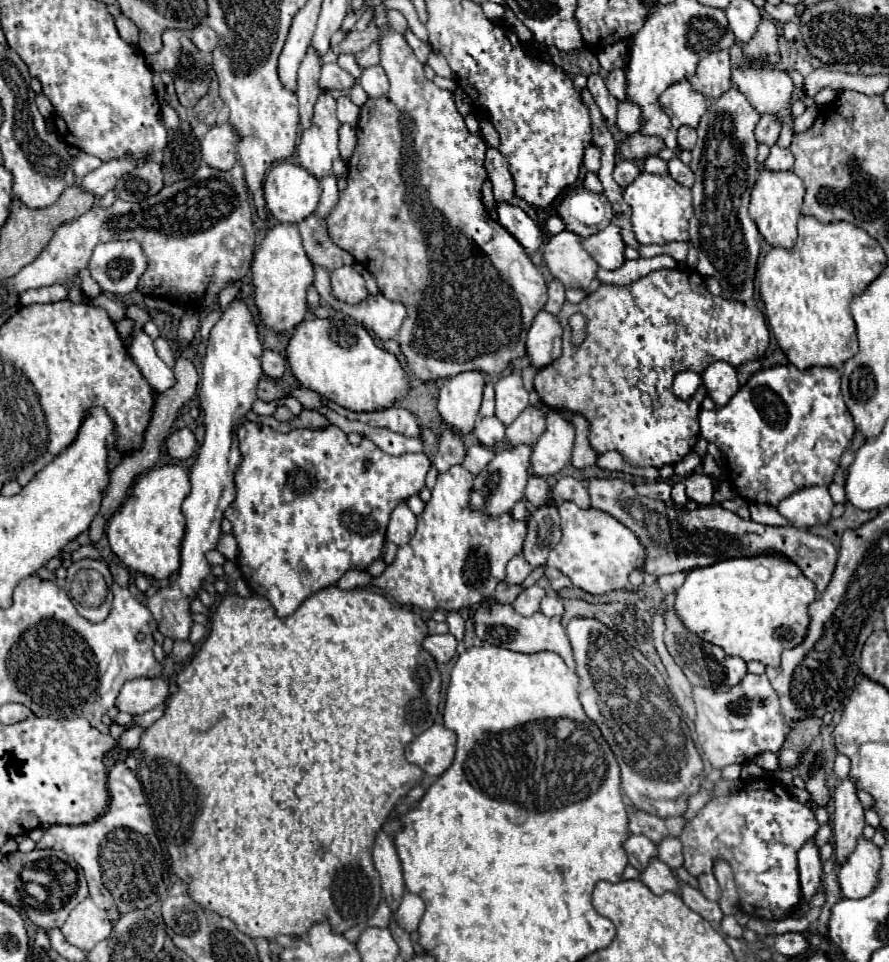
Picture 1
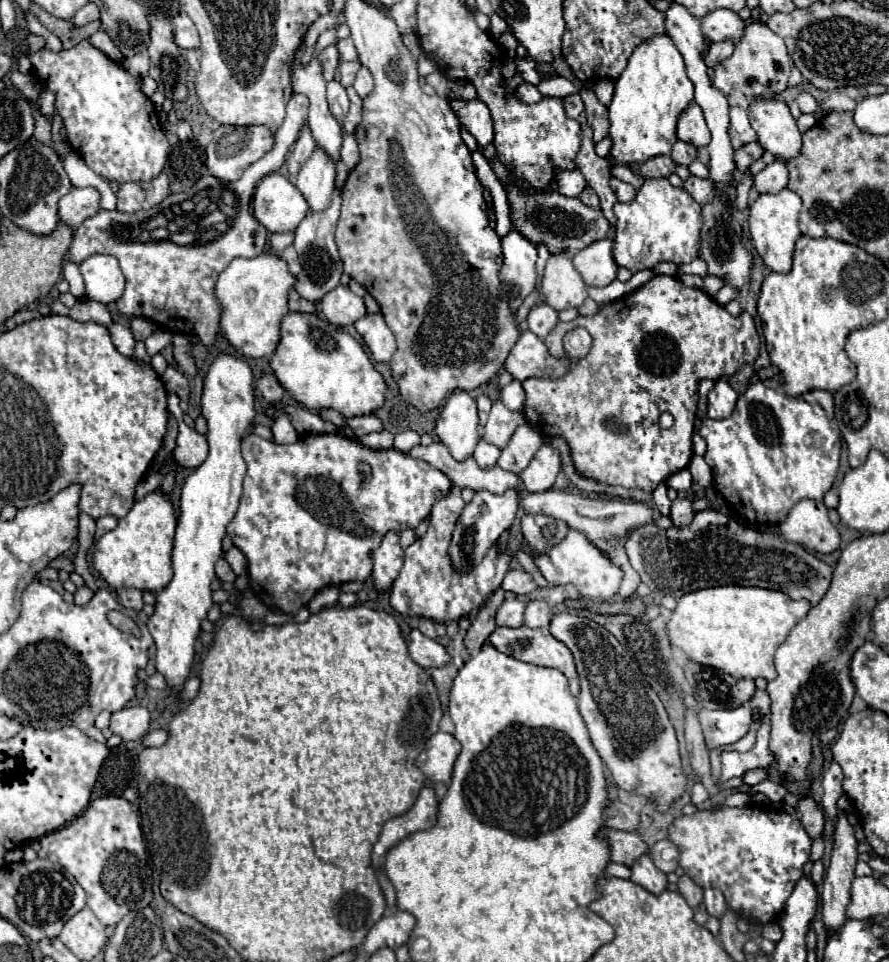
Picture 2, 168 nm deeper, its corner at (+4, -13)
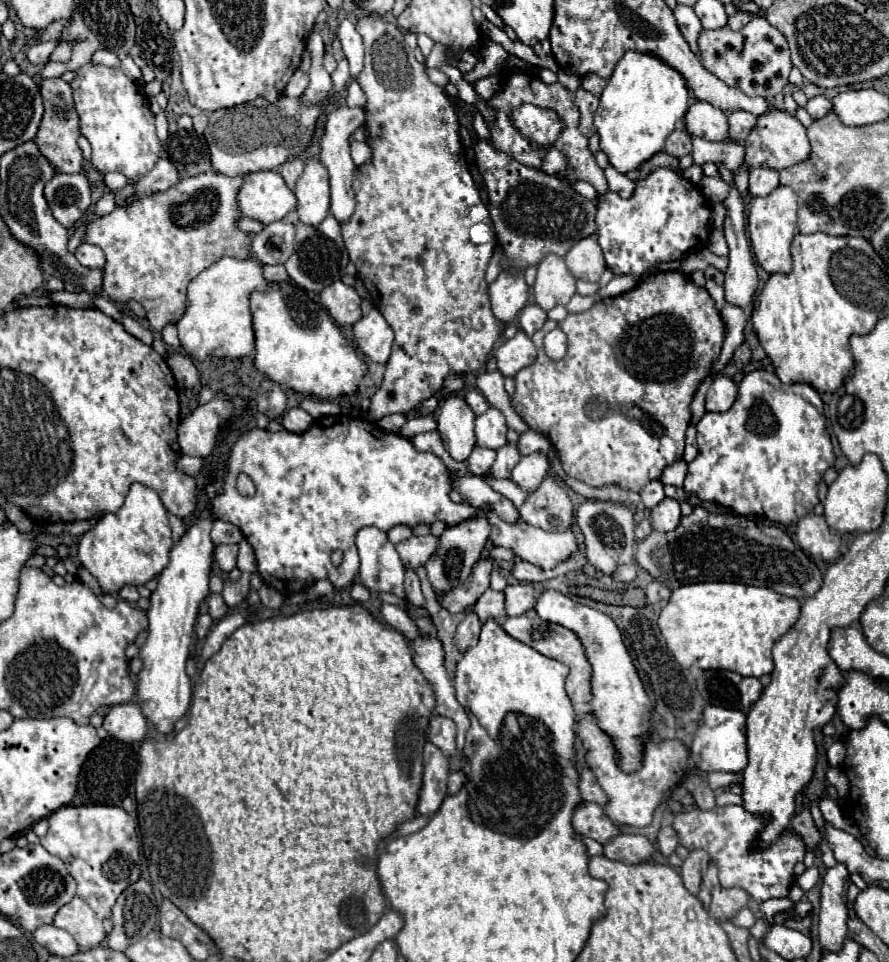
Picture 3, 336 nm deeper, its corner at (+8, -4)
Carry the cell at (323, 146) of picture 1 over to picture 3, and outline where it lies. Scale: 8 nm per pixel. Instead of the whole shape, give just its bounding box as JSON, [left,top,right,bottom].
[295,159,329,227]

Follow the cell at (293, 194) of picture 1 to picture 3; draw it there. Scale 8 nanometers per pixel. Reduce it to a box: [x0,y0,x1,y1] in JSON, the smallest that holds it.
[237,171,295,223]

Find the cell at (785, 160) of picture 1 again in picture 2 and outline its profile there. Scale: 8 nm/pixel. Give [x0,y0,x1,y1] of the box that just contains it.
[755,160,789,194]

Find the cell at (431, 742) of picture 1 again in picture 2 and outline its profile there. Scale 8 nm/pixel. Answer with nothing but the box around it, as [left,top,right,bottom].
[415,732,461,784]

